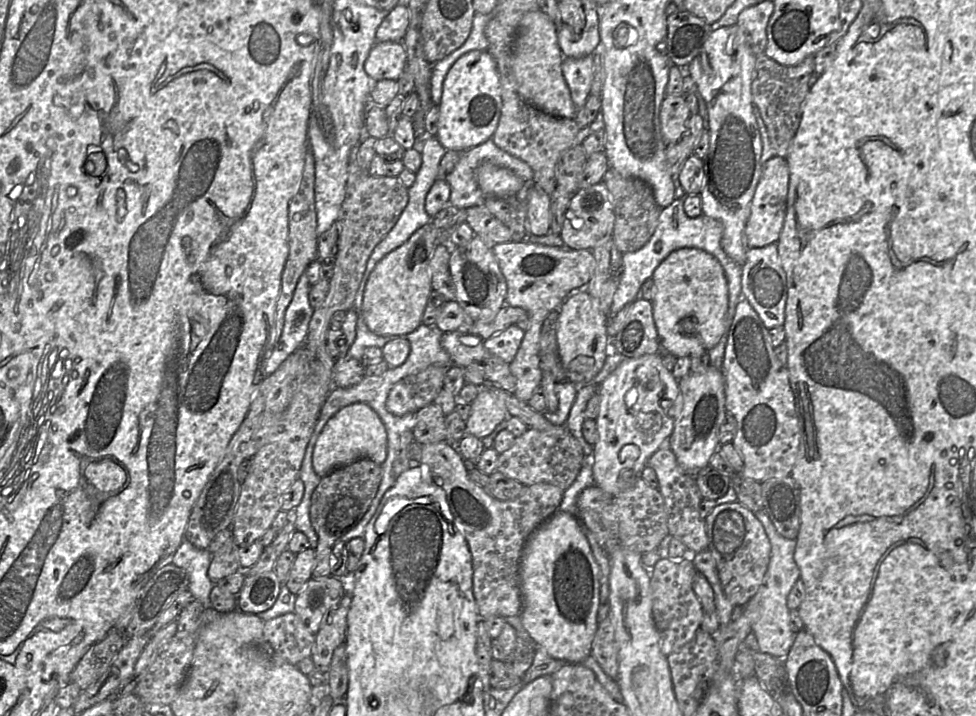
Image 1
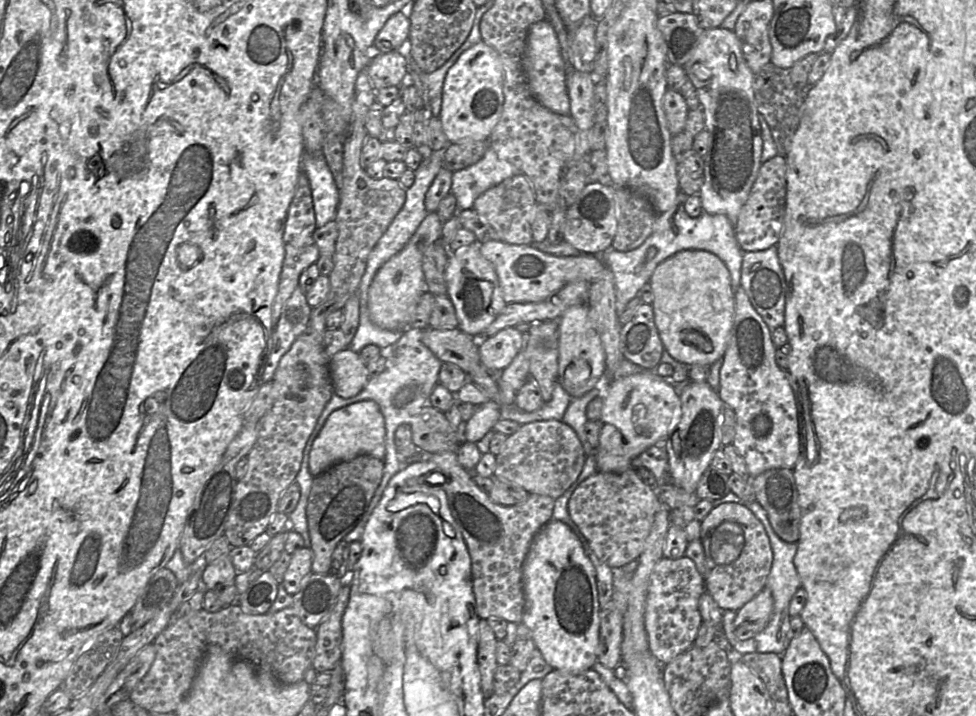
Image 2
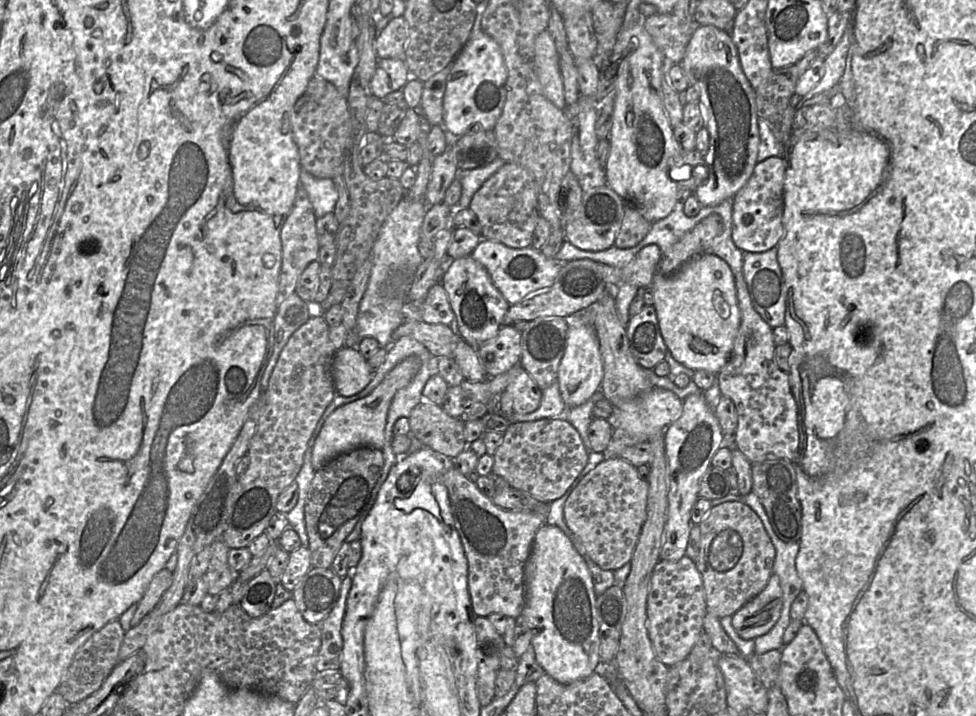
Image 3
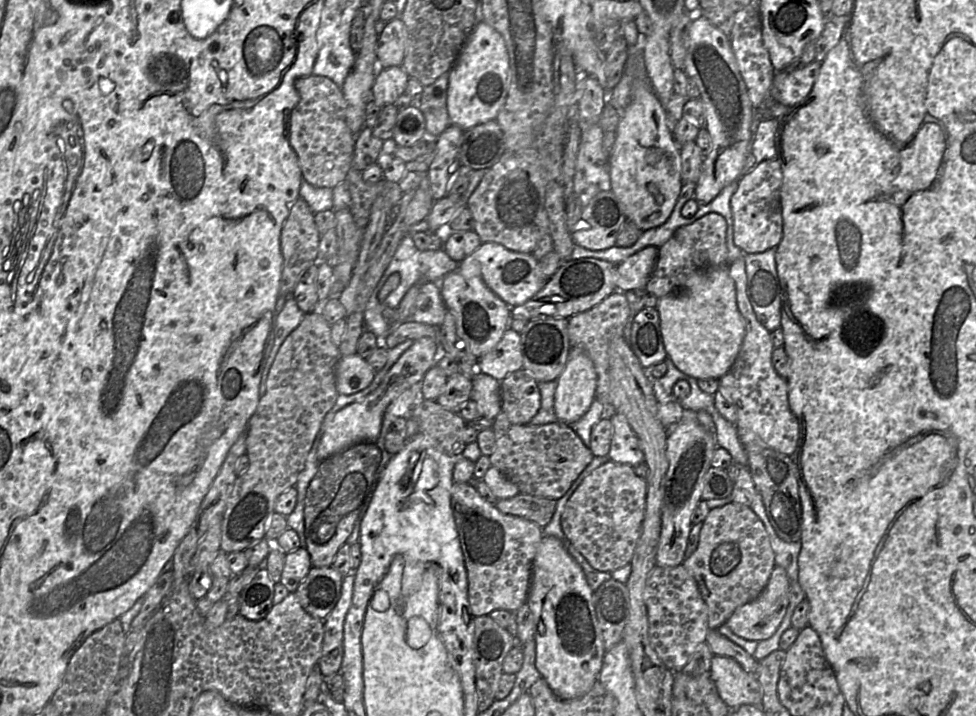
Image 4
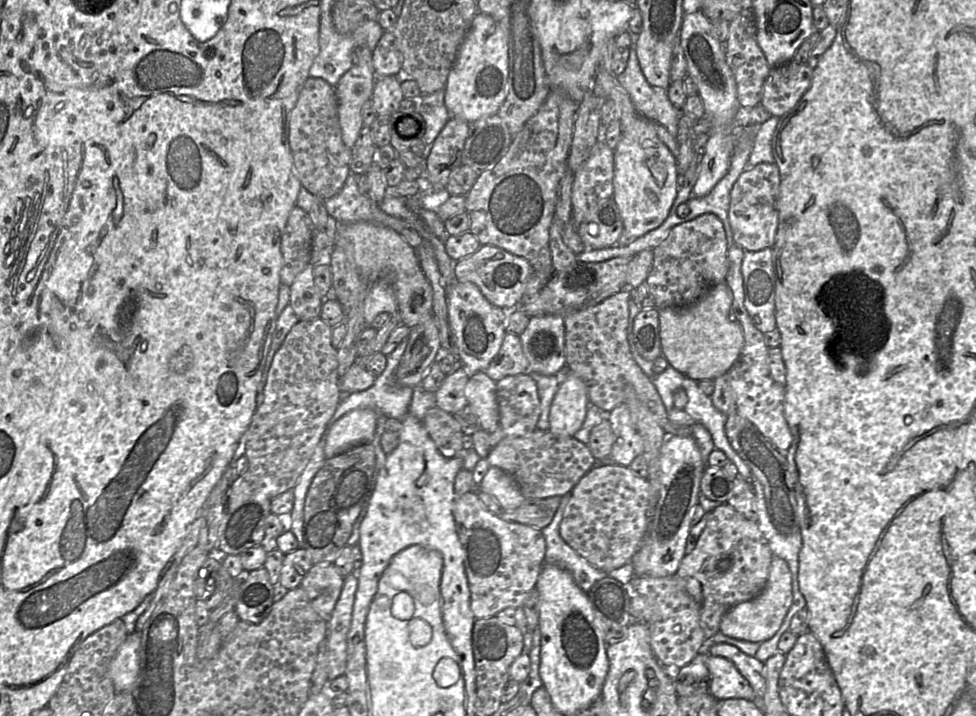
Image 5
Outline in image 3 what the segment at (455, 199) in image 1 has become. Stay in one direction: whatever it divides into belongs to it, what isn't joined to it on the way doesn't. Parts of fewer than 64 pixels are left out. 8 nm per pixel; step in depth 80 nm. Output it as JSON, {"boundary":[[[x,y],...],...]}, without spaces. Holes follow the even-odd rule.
{"boundary":[[[497,157],[493,162],[483,167],[468,170],[458,169],[456,179],[461,183],[462,193],[456,209],[468,208],[473,195],[505,163],[503,159]]]}

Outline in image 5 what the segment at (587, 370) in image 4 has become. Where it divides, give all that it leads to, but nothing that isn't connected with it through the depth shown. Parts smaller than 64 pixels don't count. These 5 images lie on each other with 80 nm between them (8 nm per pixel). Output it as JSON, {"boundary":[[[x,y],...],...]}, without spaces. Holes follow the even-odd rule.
{"boundary":[[[567,370],[554,396],[549,413],[549,431],[559,437],[571,437],[580,429],[590,404],[585,383]]]}

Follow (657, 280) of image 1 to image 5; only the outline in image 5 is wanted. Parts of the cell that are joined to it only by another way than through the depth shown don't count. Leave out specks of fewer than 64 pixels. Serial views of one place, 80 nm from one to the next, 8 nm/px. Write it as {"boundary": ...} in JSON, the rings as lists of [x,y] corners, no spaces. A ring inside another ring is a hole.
{"boundary":[[[726,282],[710,288],[690,306],[658,309],[662,356],[670,366],[695,380],[715,380],[738,360],[744,345],[743,331],[731,309],[732,292]]]}

